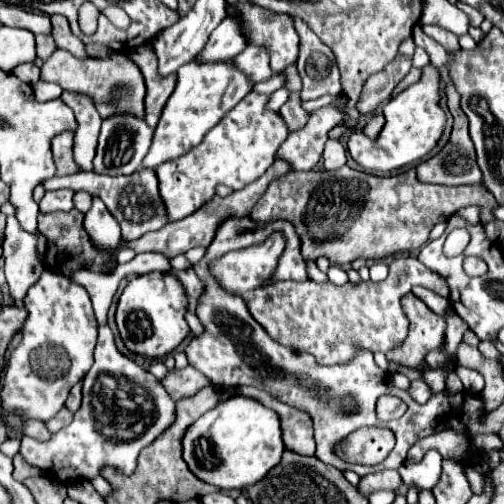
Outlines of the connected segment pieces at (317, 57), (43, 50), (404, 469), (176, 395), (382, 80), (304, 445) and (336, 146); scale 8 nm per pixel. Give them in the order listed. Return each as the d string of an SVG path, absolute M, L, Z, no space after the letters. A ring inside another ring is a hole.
M296 20L296 32L300 36L298 72L304 84L300 100L306 102L322 94L340 94L340 72L330 48L320 46L318 36L302 20Z
M36 34L36 54L42 60L48 60L48 56L56 50L56 44L50 34Z
M430 450L426 452L422 462L412 464L412 466L402 464L398 468L398 474L408 488L432 490L440 478L440 468L442 468L442 456L436 450Z
M190 365L182 370L175 369L174 372L168 371L166 378L161 382L165 390L168 390L168 394L175 401L180 398L190 398L200 388L208 386L208 380L204 376L200 376ZM170 380L174 380L174 386L170 384Z
M408 38L408 40L404 40L404 44L400 44L396 58L382 72L378 72L376 76L366 80L364 92L360 96L360 104L356 106L360 114L376 110L376 106L392 94L396 84L410 72L412 56L414 56L414 42L412 42L412 38Z
M242 386L242 388L238 388L238 394L250 396L254 400L258 400L260 404L278 412L282 440L284 440L286 450L304 456L315 455L316 443L314 432L312 432L312 418L306 412L302 412L298 408L292 408L290 404L284 404L284 402L276 400L274 396L270 396L264 390L258 390L258 388Z
M328 140L324 148L324 168L326 170L338 170L346 164L346 150L338 140Z

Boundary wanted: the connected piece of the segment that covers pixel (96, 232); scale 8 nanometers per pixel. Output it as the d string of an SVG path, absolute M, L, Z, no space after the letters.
M92 196L92 206L84 216L84 228L90 234L92 242L100 248L100 256L96 258L96 264L90 270L104 270L104 260L108 260L108 252L120 244L120 228L114 216L108 212L108 208L100 202L98 196Z

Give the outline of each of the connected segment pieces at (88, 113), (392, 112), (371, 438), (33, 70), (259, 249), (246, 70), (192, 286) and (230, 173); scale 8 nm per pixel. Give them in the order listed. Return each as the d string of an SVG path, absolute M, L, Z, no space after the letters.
M62 92L62 100L76 112L76 120L78 120L78 130L74 134L74 160L80 166L80 170L90 172L102 118L92 98L88 98L86 94Z
M434 66L422 68L420 82L408 86L404 92L396 94L386 106L384 106L384 118L386 124L380 130L378 138L368 138L362 130L352 130L348 138L348 152L350 156L370 172L382 172L382 170L398 170L414 160L420 160L426 156L442 136L446 114L438 106L440 100L440 78L438 70Z
M360 428L346 440L346 460L356 464L368 464L372 460L384 460L394 448L394 434L388 428Z
M26 62L26 64L16 66L12 72L14 72L20 80L24 80L24 82L28 82L30 85L35 84L40 79L40 68L32 62Z
M274 232L260 244L252 244L242 250L232 250L210 264L210 272L230 294L244 296L250 314L256 322L280 344L308 352L318 364L346 364L356 356L358 350L368 352L388 352L390 348L402 344L408 322L404 318L400 298L408 294L414 286L426 286L440 296L450 296L450 286L444 278L430 268L426 268L416 256L404 254L390 262L390 274L384 282L346 282L336 286L332 282L272 282L272 272L276 272L278 260L284 252L286 238L282 232Z
M248 46L244 52L240 52L234 60L232 66L240 70L252 84L258 84L262 80L268 80L274 76L272 68L268 68L268 54L264 48Z
M188 268L188 270L170 270L170 274L174 274L182 282L188 296L192 296L192 298L200 296L202 284L200 284L200 280L198 280L198 276L196 276L196 272L192 268Z
M250 92L236 108L232 108L208 136L200 142L200 146L192 148L188 156L182 160L170 160L156 168L156 176L160 182L160 196L166 208L168 220L176 222L184 216L192 214L204 202L212 200L216 194L216 186L226 184L234 190L242 190L252 180L262 176L266 168L274 162L276 148L286 140L288 128L280 114L266 110L268 96Z

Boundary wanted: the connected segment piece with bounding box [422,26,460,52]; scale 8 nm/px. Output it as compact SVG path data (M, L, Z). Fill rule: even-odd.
M422 26L424 32L434 38L440 46L444 46L448 52L458 52L460 50L460 44L458 44L458 36L440 28L440 26Z

